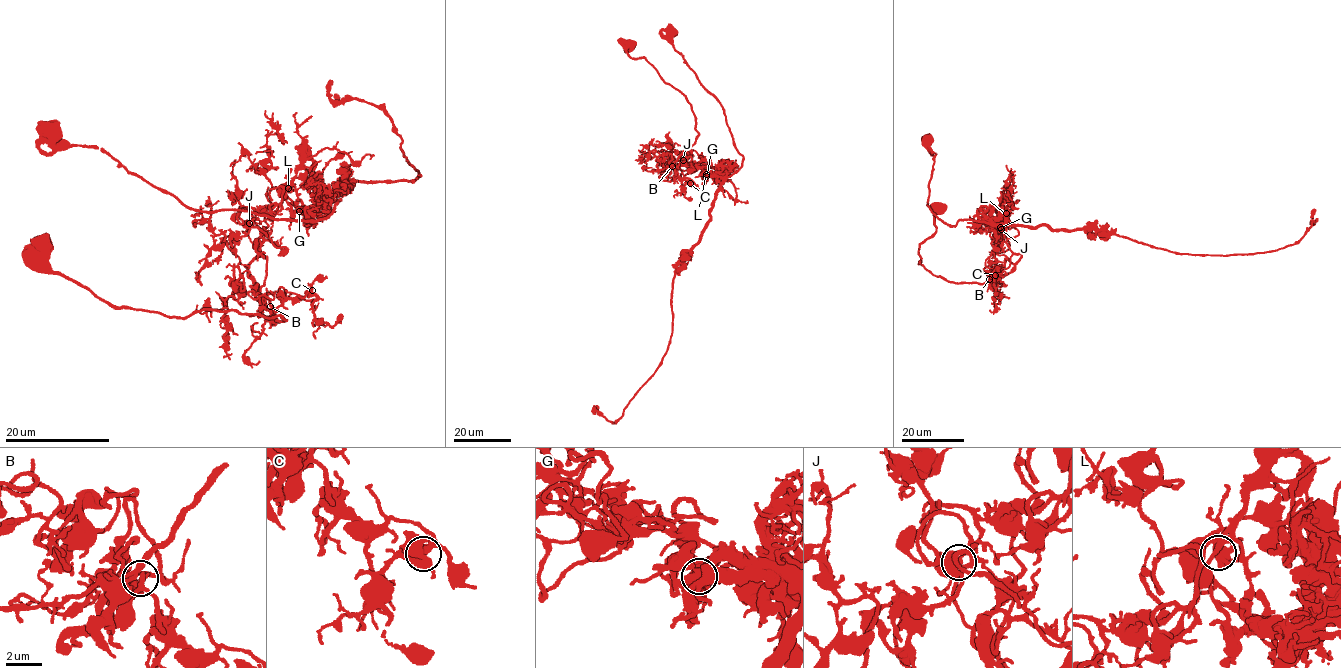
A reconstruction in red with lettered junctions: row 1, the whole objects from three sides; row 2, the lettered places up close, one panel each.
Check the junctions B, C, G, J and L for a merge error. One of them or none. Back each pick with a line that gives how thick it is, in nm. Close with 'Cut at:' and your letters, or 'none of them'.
G: Thickness 400 nm
Cut at: G

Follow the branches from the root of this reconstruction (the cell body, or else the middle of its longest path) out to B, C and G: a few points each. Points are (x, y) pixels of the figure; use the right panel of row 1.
B: (938, 207), (935, 232), (919, 244), (918, 264), (933, 275), (956, 283), (983, 283), (989, 279)
C: (938, 207), (935, 232), (919, 244), (918, 264), (933, 275), (956, 283), (983, 283), (995, 275)
G: (938, 207), (918, 264), (949, 281), (983, 283), (1008, 267), (1012, 252), (997, 236), (1004, 218), (1000, 228)

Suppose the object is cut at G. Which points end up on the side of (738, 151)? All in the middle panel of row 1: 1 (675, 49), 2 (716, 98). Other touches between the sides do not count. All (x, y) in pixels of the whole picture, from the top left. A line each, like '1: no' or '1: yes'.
1: yes
2: yes

